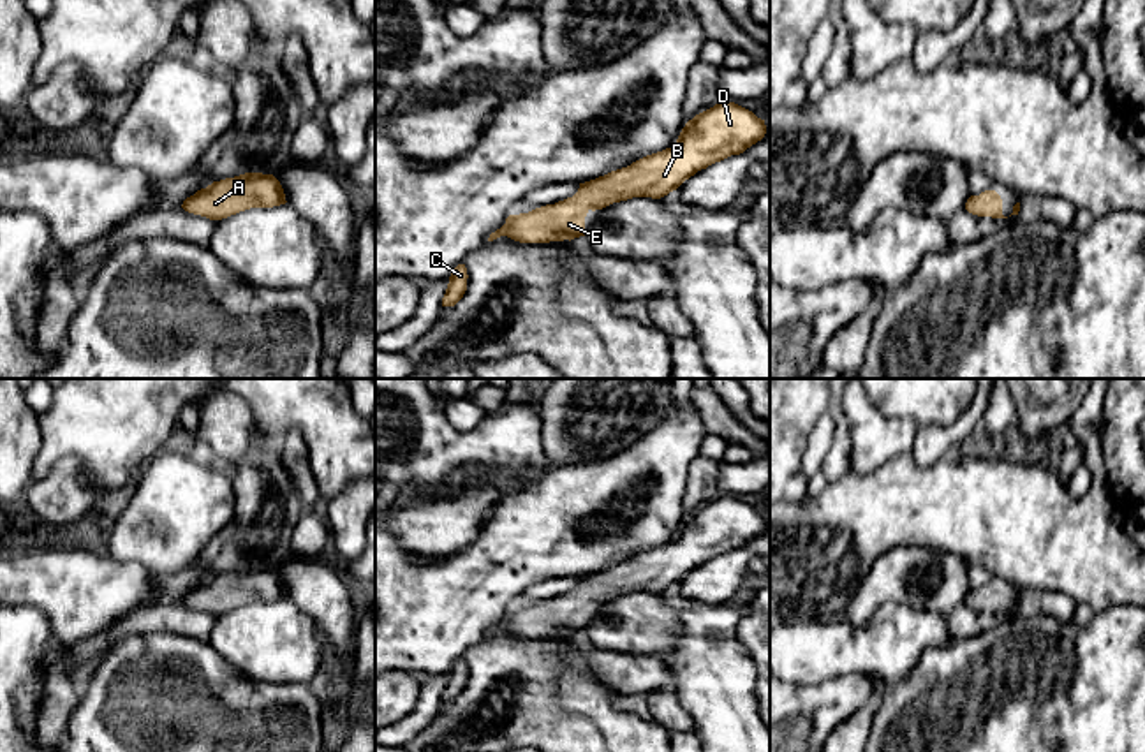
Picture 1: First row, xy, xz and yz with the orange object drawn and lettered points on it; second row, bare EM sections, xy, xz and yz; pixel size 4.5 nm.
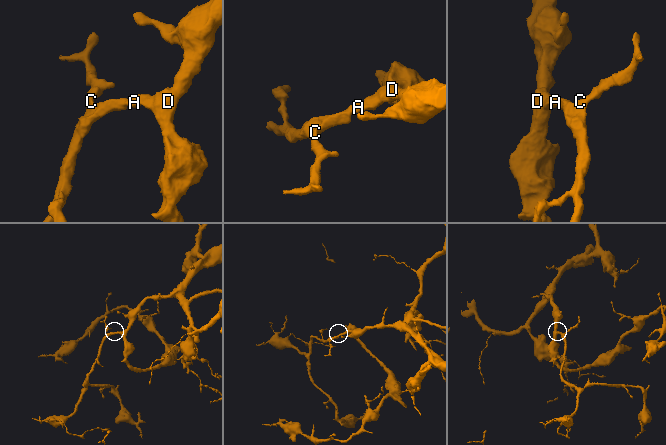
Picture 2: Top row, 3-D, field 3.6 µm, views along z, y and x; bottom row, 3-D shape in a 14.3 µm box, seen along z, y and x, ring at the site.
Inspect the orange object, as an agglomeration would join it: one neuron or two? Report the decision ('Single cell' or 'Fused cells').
Single cell

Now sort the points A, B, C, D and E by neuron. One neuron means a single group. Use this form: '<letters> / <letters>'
A B C D E

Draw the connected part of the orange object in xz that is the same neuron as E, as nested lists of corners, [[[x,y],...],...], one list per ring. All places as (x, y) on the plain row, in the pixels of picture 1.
[[[719,497],[689,514],[671,542],[580,578],[572,592],[509,609],[488,636],[507,630],[520,638],[550,638],[585,630],[585,611],[590,604],[632,592],[661,593],[698,565],[743,548],[765,528],[765,514],[752,505],[735,497]]]

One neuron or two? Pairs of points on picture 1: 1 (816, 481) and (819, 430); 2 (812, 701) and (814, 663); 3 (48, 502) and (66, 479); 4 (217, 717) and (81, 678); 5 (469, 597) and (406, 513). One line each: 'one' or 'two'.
1: one
2: two
3: one
4: two
5: two

